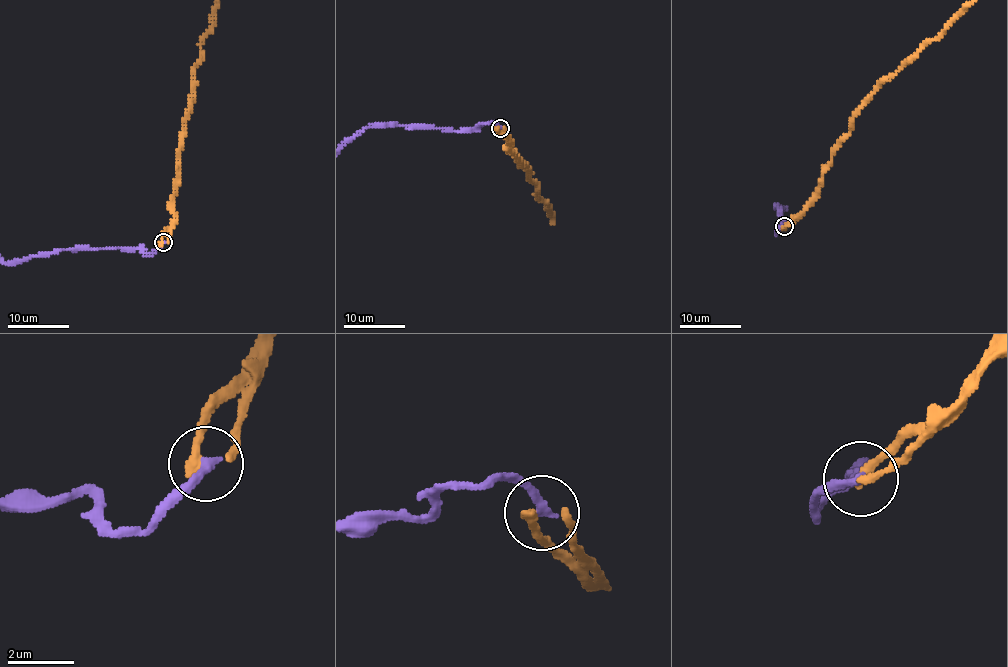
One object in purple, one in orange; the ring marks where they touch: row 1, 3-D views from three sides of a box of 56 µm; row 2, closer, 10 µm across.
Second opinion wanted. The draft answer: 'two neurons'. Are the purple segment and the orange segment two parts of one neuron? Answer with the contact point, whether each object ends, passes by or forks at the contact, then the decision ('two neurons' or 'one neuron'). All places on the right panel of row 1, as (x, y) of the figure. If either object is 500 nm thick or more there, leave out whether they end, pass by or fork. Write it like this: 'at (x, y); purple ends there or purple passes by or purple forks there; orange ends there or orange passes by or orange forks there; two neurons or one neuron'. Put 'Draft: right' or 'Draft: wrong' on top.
Draft: right
at (784, 226); purple ends there; orange ends there; two neurons

